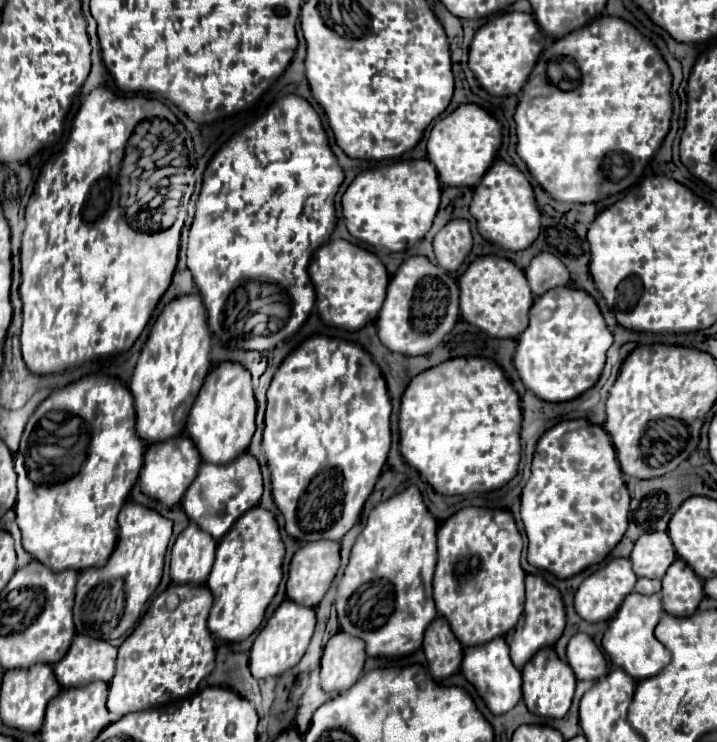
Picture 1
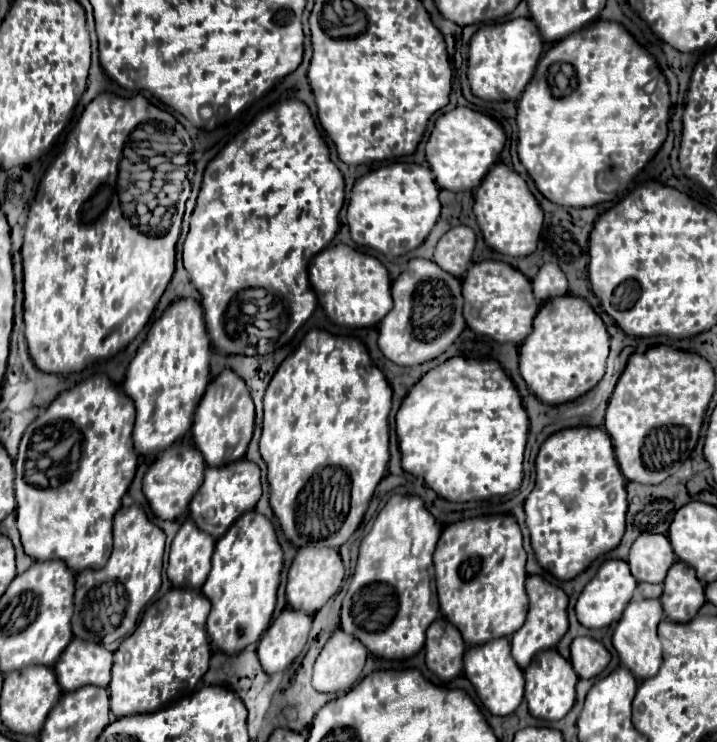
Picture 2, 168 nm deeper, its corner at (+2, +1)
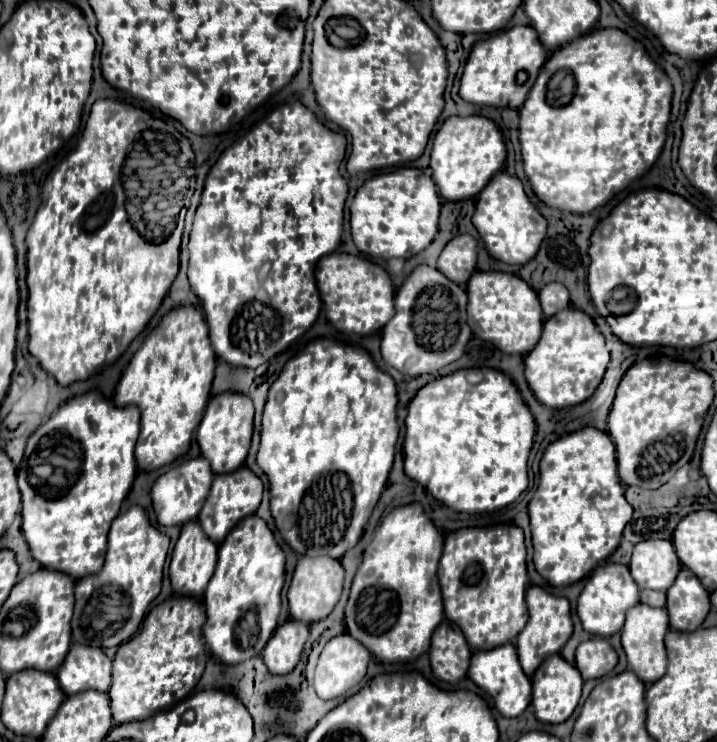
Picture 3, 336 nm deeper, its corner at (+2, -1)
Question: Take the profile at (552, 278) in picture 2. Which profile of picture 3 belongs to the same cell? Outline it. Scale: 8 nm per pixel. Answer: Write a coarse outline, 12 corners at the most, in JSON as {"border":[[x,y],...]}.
{"border":[[560,282],[538,292],[546,318],[570,306],[570,294]]}

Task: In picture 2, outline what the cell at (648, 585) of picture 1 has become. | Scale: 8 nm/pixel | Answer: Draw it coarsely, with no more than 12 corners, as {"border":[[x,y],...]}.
{"border":[[638,584],[638,598],[660,598],[662,584]]}

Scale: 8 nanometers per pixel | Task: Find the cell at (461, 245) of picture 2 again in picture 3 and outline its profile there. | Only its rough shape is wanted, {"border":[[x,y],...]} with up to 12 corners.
{"border":[[452,238],[438,258],[438,268],[464,286],[476,270],[476,240]]}

